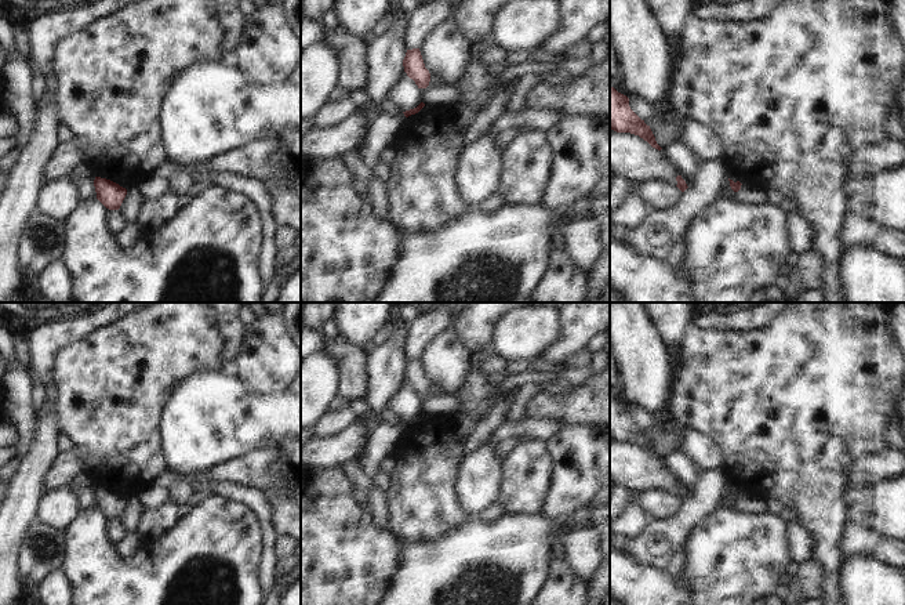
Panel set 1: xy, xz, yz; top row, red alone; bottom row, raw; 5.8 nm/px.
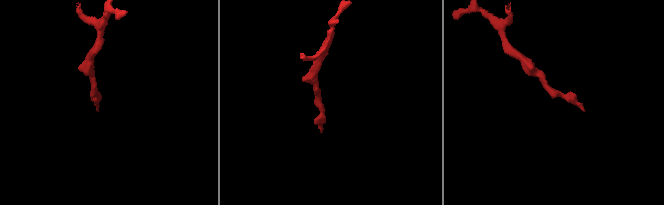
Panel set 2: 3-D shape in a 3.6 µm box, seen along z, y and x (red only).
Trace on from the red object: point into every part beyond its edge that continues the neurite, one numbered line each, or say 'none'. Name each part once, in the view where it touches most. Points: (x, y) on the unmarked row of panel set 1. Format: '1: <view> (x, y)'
none

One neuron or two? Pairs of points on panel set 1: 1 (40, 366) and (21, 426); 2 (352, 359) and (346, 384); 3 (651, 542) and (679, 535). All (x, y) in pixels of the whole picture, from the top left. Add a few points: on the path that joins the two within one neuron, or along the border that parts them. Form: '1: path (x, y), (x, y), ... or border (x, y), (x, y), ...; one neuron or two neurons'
1: border (26, 369), (32, 383); two neurons
2: path (351, 365), (351, 379); one neuron
3: path (658, 540), (672, 535); one neuron

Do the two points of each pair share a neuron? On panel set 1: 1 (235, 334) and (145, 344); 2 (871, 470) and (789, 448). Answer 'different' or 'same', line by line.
1: different
2: different

